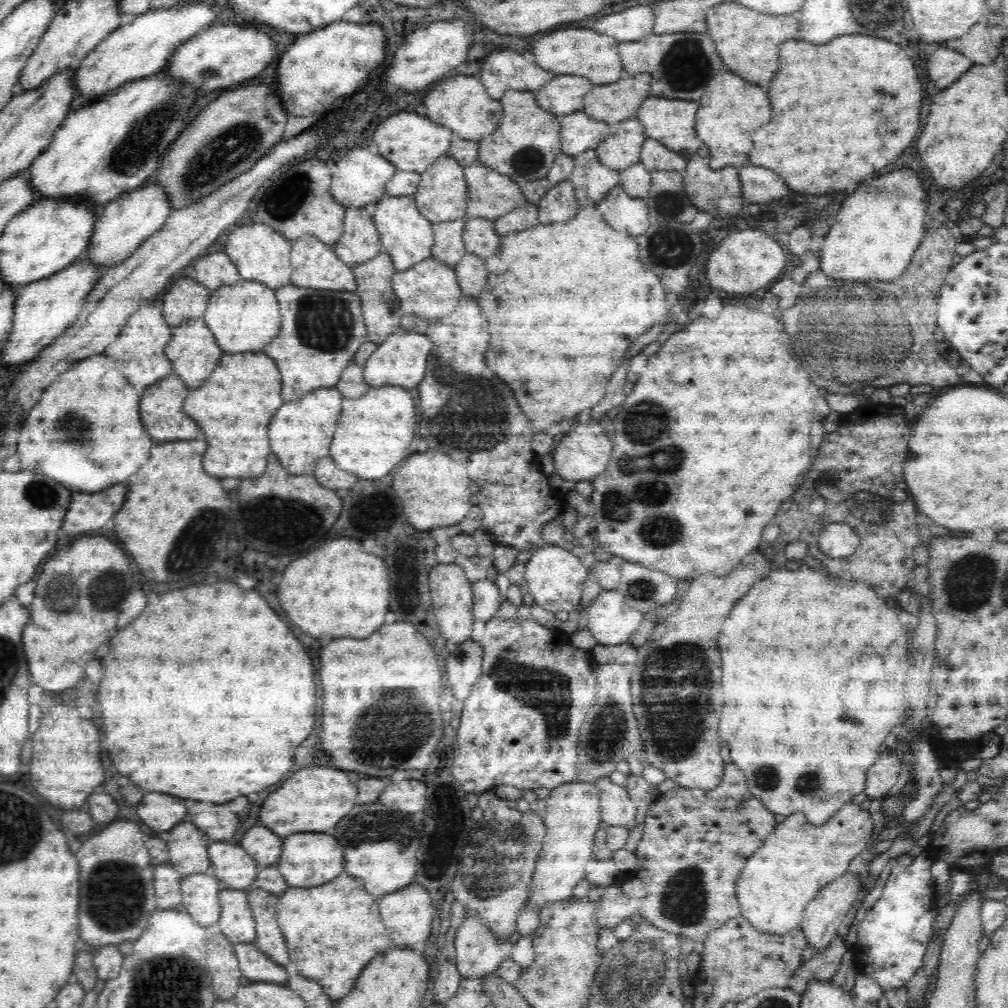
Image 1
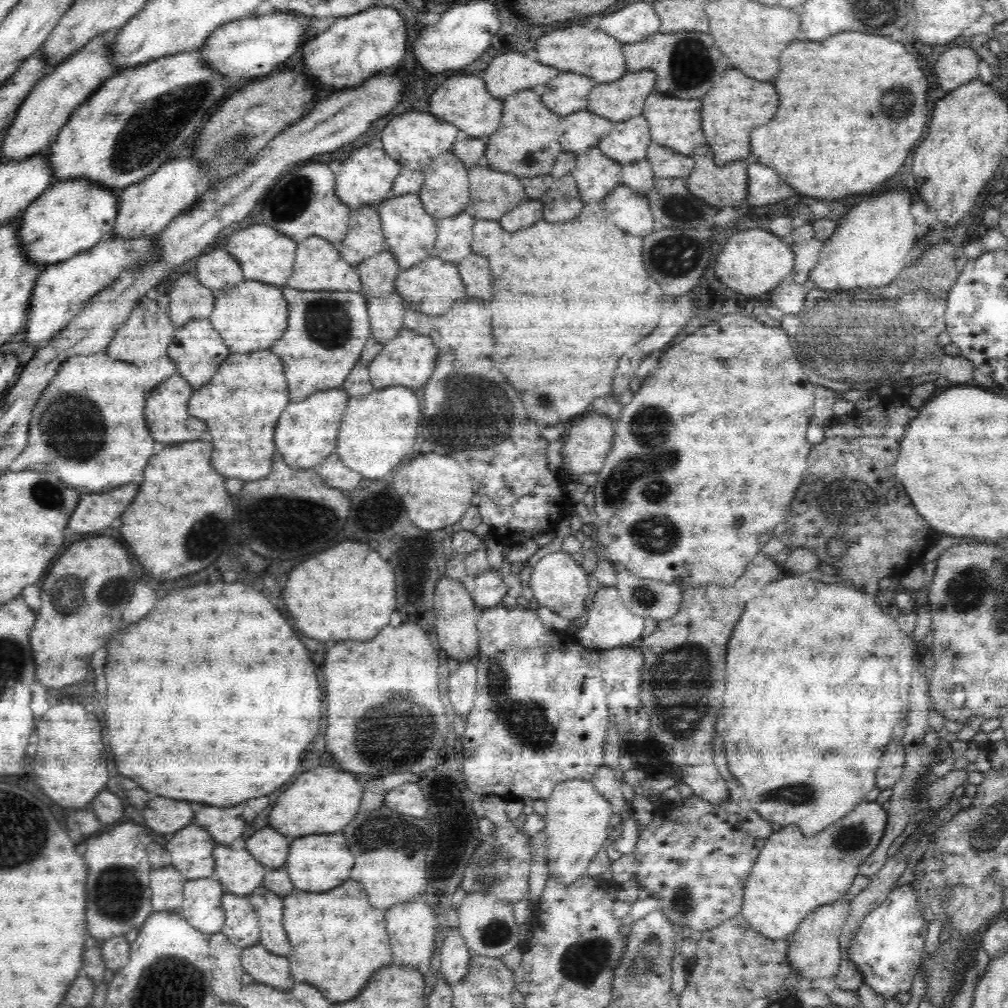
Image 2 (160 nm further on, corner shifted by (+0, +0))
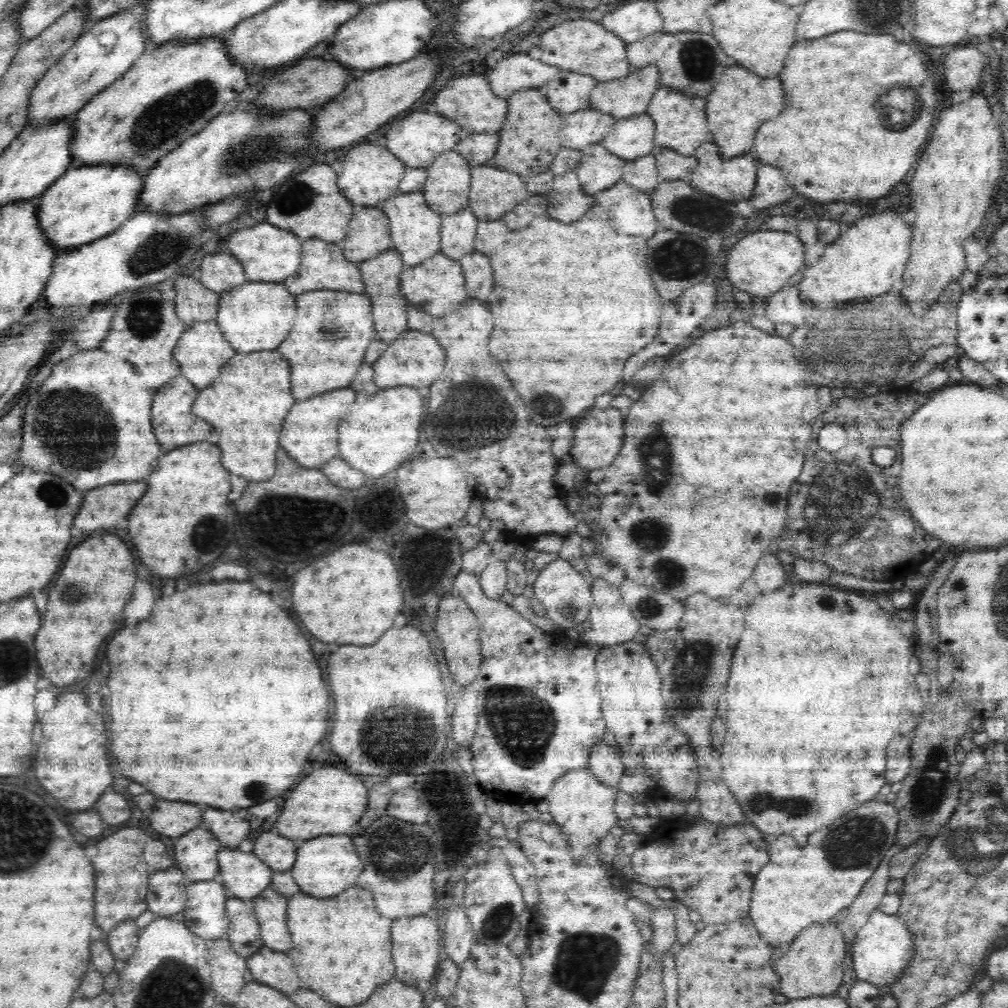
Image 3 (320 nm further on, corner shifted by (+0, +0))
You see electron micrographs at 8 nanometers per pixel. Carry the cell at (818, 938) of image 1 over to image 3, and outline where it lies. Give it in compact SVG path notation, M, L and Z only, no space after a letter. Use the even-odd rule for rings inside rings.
M832 921L826 924L810 924L785 948L783 955L775 960L773 968L780 978L780 992L787 1001L808 996L830 996L842 985L845 971L847 944L839 925Z

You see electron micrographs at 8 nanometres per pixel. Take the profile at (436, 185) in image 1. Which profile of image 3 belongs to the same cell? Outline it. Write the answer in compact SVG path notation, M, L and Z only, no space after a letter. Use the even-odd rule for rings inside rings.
M456 150L441 152L427 168L423 193L428 206L439 215L467 208L471 188L471 168Z

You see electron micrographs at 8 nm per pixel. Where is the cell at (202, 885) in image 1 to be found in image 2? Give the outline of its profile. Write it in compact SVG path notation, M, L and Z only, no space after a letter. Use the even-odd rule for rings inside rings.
M212 878L185 880L179 916L202 932L221 932L225 922L221 902L224 893L222 885Z

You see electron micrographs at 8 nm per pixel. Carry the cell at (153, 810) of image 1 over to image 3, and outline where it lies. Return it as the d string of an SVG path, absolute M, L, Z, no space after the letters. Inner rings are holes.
M160 800L150 814L152 828L166 837L182 836L202 824L202 812L194 804Z

